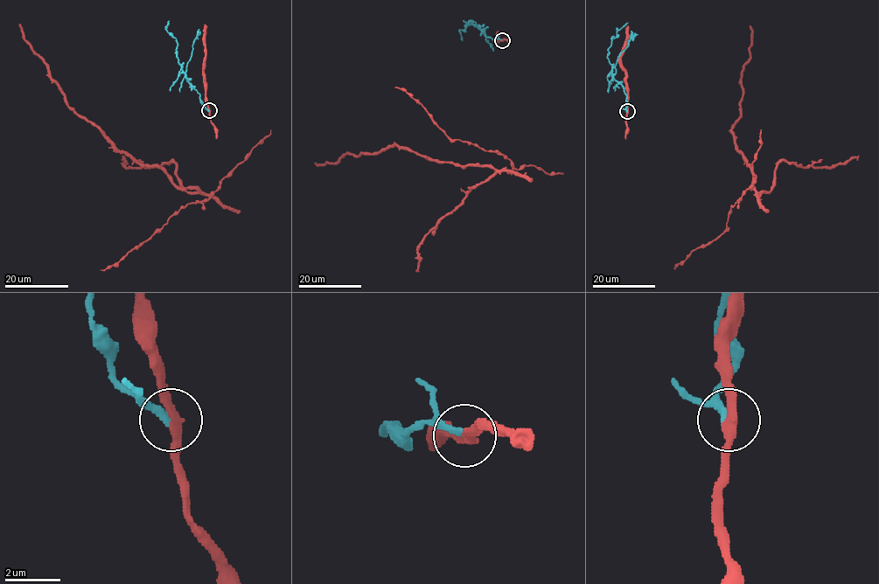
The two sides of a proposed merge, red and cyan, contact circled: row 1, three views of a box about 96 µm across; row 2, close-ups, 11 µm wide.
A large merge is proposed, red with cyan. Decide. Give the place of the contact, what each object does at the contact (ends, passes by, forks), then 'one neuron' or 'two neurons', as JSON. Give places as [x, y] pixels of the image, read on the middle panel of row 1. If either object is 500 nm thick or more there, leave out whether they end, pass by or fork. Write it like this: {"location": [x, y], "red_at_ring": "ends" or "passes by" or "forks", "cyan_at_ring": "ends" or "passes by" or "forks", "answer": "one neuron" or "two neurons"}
{"location": [502, 40], "red_at_ring": "passes by", "cyan_at_ring": "ends", "answer": "two neurons"}

